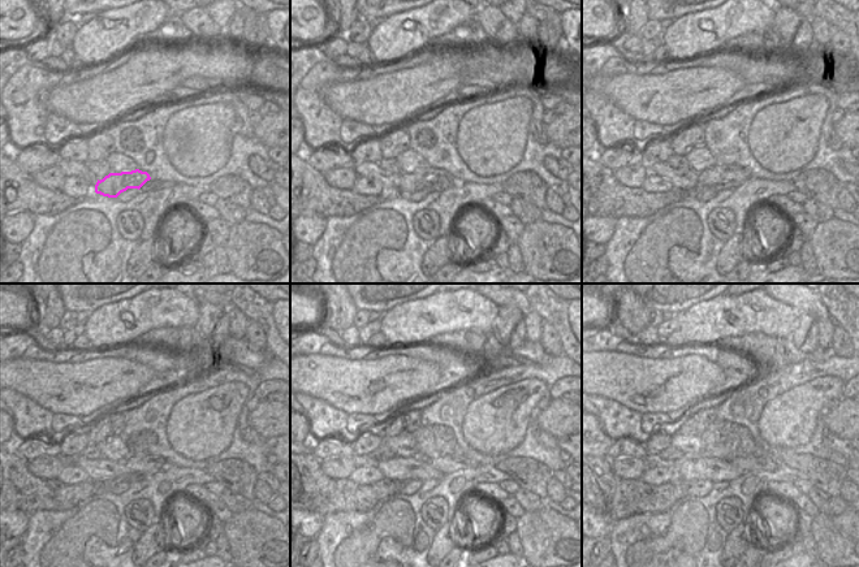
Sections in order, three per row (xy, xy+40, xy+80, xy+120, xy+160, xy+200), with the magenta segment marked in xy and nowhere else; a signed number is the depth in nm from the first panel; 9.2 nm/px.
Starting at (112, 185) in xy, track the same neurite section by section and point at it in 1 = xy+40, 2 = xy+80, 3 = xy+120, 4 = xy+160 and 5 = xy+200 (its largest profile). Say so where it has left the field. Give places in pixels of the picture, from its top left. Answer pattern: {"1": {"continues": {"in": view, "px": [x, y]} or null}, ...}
{"1": {"continues": {"in": "xy+40", "px": [422, 180]}}, "2": {"continues": {"in": "xy+80", "px": [720, 174]}}, "3": {"continues": {"in": "xy+120", "px": [149, 464]}}, "4": {"continues": {"in": "xy+160", "px": [447, 464]}}, "5": {"continues": {"in": "xy+200", "px": [750, 463]}}}

